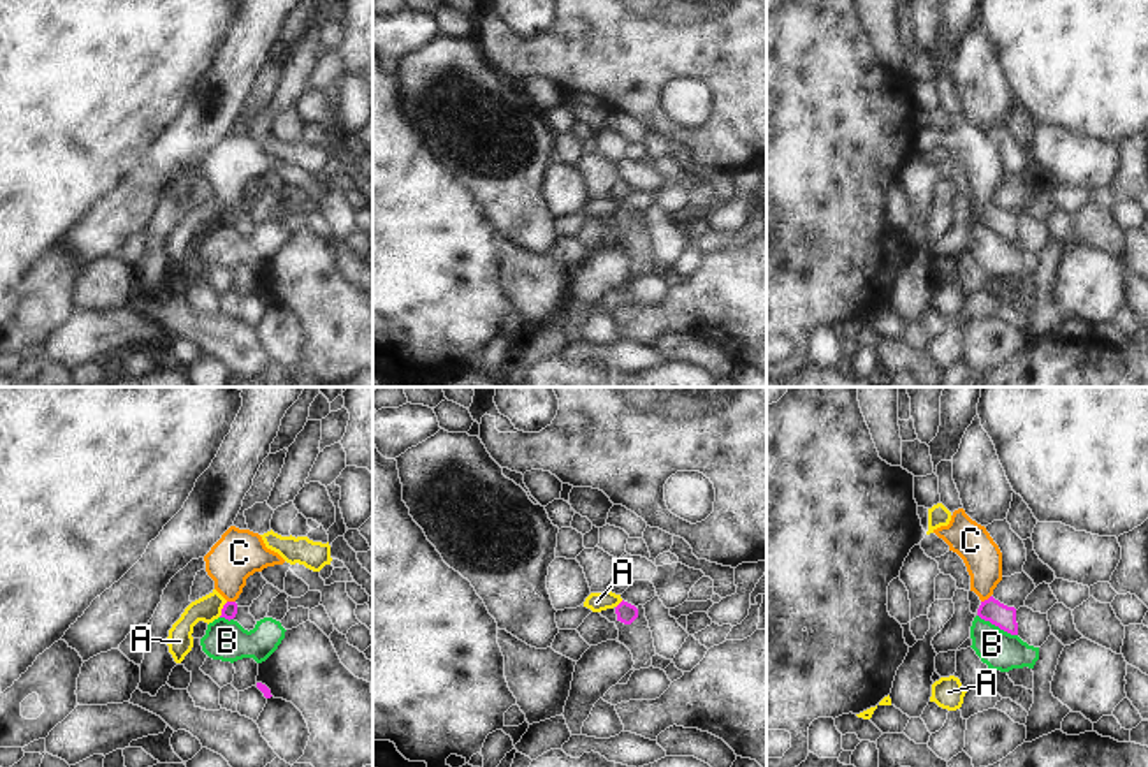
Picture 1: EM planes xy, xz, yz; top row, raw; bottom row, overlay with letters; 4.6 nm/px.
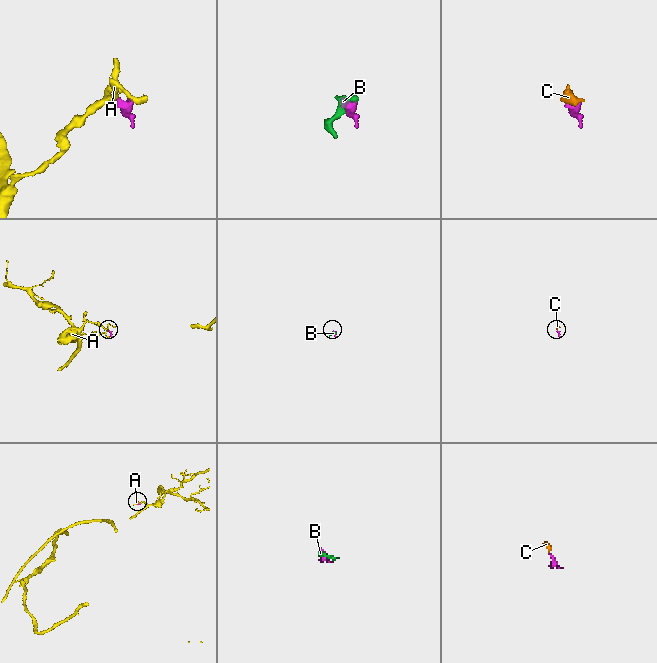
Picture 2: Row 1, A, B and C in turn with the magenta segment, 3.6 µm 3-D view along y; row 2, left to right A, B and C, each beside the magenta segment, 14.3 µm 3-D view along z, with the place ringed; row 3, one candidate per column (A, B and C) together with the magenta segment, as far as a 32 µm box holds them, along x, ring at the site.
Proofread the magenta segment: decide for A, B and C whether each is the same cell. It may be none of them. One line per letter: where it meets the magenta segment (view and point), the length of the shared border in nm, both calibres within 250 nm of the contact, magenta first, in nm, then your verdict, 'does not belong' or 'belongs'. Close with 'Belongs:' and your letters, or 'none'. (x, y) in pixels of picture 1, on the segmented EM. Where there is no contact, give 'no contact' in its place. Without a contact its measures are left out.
A: meets magenta in xy at (222, 609); contact 80 nm long; 70 nm thick on the magenta side, 120 nm on the other; does not belong
B: meets magenta in yz at (997, 625); contact 200 nm long; 110 nm thick on the magenta side, 180 nm on the other; does not belong
C: meets magenta in yz at (985, 600); contact 60 nm long; 110 nm thick on the magenta side, 170 nm on the other; belongs
Belongs: C

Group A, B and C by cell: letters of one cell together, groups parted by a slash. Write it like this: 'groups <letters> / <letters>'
groups A B / C

